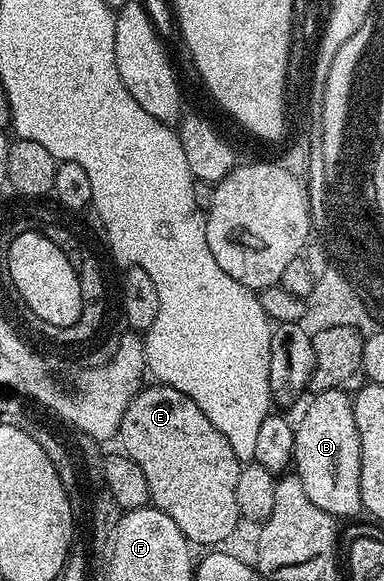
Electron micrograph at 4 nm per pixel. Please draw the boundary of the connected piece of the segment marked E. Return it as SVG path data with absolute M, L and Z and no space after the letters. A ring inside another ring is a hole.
M167 384L151 385L137 393L124 414L120 429L122 451L144 470L150 504L168 514L191 545L225 545L240 521L236 506L240 461L232 454L228 438L212 426L192 398Z

